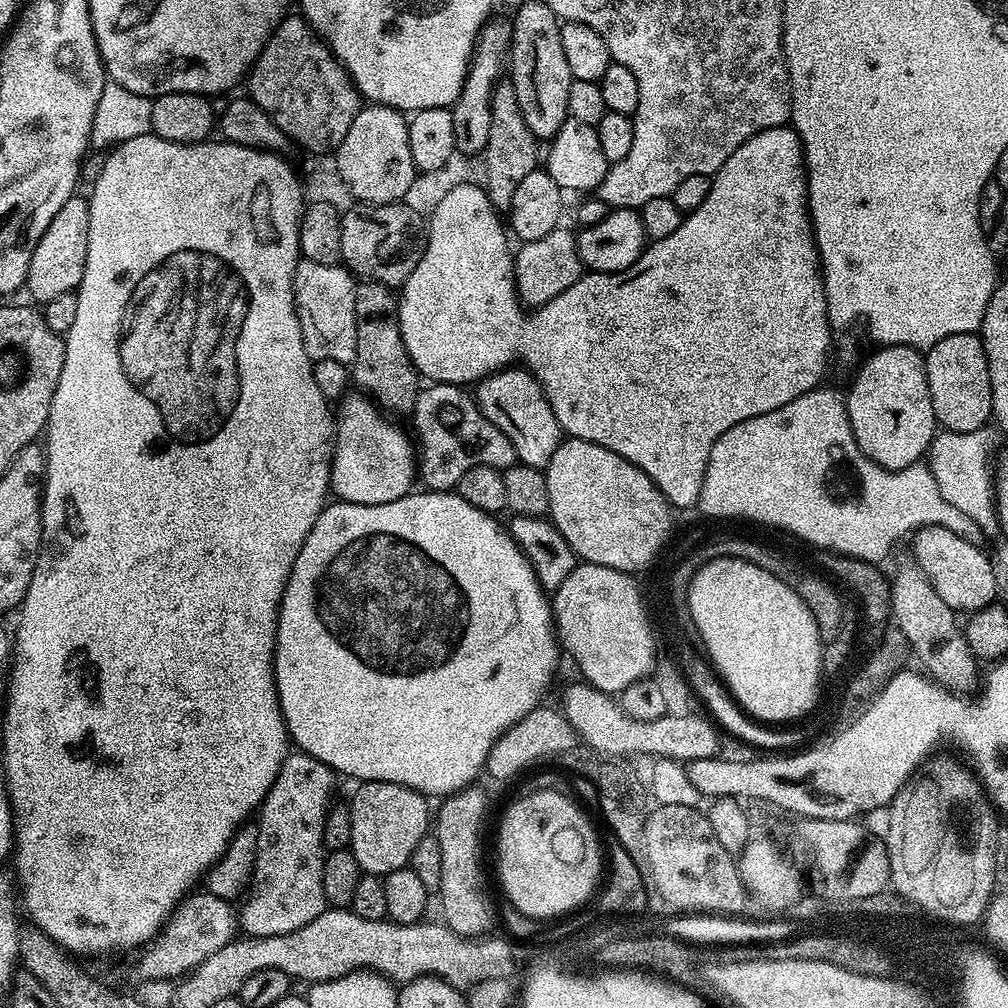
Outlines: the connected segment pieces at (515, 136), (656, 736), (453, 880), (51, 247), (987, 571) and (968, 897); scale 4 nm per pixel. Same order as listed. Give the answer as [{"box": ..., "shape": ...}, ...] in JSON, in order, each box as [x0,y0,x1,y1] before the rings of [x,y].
[{"box":[484,90,539,214],"shape":[[[498,90],[492,97],[490,136],[484,151],[486,158],[486,190],[491,204],[501,214],[512,211],[514,192],[523,178],[534,171],[538,165],[539,141],[525,124],[525,116],[518,106],[517,96],[511,90]]]},{"box":[564,682,717,762],"shape":[[[587,682],[572,684],[564,692],[564,717],[570,722],[577,737],[587,747],[606,752],[609,756],[659,758],[691,762],[717,755],[716,732],[711,719],[700,716],[672,716],[665,714],[654,721],[639,721],[623,711],[609,693],[598,690]]]},{"box":[434,786,494,936],"shape":[[[469,786],[453,792],[443,801],[440,813],[434,816],[434,835],[438,846],[442,846],[442,882],[438,899],[444,907],[443,923],[454,929],[460,936],[482,936],[489,931],[494,920],[492,896],[484,889],[484,815],[488,812],[488,796],[477,786]]]},{"box":[26,194,90,302],"shape":[[[74,194],[62,205],[62,210],[54,214],[54,222],[46,226],[46,234],[42,234],[38,246],[34,246],[34,254],[30,258],[26,292],[29,292],[37,302],[58,298],[58,294],[76,292],[86,270],[89,234],[90,206],[88,200],[80,197],[80,194]]]},{"box":[911,524,998,614],"shape":[[[930,524],[921,527],[911,537],[911,540],[912,552],[916,555],[913,556],[914,563],[924,571],[926,578],[938,590],[938,598],[942,598],[942,602],[946,602],[946,606],[950,606],[953,612],[957,614],[975,613],[991,605],[997,599],[995,596],[998,595],[998,589],[996,579],[994,578],[992,562],[989,553],[984,553],[985,549],[981,545],[966,542],[966,538],[958,538],[958,534],[946,530],[941,524]]]},{"box":[883,760,998,925],"shape":[[[950,760],[931,764],[900,789],[887,811],[883,842],[890,858],[890,884],[895,894],[908,904],[918,906],[948,924],[979,925],[998,884],[994,810],[985,799],[986,794],[977,777],[966,768],[964,770]]]}]

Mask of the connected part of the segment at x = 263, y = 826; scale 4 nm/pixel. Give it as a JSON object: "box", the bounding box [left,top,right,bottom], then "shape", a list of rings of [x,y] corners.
{"box":[238,750,338,936],"shape":[[[299,750],[289,751],[288,757],[274,778],[274,786],[266,794],[264,803],[258,809],[258,850],[256,865],[252,871],[250,892],[254,895],[238,912],[238,924],[249,936],[281,936],[290,934],[318,918],[326,910],[322,890],[322,870],[326,849],[324,846],[324,819],[333,803],[332,787],[338,781],[337,773],[328,768],[318,758],[307,756]]]}

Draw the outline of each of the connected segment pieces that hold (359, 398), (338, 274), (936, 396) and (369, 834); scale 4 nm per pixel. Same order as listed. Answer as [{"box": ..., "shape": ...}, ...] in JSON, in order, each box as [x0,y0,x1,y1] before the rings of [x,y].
[{"box":[331,395,418,504],"shape":[[[345,395],[338,404],[338,419],[334,424],[334,457],[332,463],[331,491],[336,492],[346,504],[385,504],[398,502],[398,498],[413,491],[414,481],[418,476],[418,456],[414,451],[413,441],[400,428],[391,424],[391,419],[382,415],[381,409],[367,395]]]},{"box":[292,259,358,365],"shape":[[[301,259],[296,266],[292,290],[296,293],[296,317],[304,335],[304,348],[313,361],[333,360],[351,365],[356,359],[358,330],[354,302],[358,284],[340,264],[323,264]]]},{"box":[924,333,993,433],"shape":[[[979,333],[947,335],[927,349],[924,357],[927,385],[930,386],[937,423],[945,431],[956,433],[968,433],[985,427],[992,415],[993,394],[989,364]]]},{"box":[350,780,430,877],"shape":[[[366,780],[359,785],[360,788],[350,799],[350,826],[352,827],[352,842],[350,850],[354,858],[358,858],[358,866],[361,873],[369,876],[385,877],[399,868],[407,868],[411,865],[414,850],[422,842],[424,836],[430,832],[430,812],[428,816],[429,797],[423,792],[415,792],[413,788],[407,788],[405,784],[394,782],[382,782],[381,780]]]}]

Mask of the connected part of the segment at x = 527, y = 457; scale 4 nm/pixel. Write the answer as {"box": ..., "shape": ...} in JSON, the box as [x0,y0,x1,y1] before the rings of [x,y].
{"box":[474,366,562,470],"shape":[[[509,366],[483,377],[475,388],[474,399],[476,405],[480,407],[480,413],[490,422],[494,422],[494,426],[498,426],[498,430],[502,430],[502,434],[506,434],[506,438],[510,438],[516,451],[517,461],[521,464],[529,464],[531,468],[541,470],[547,468],[550,458],[554,458],[554,450],[558,450],[560,445],[562,429],[536,377],[523,366]]]}

